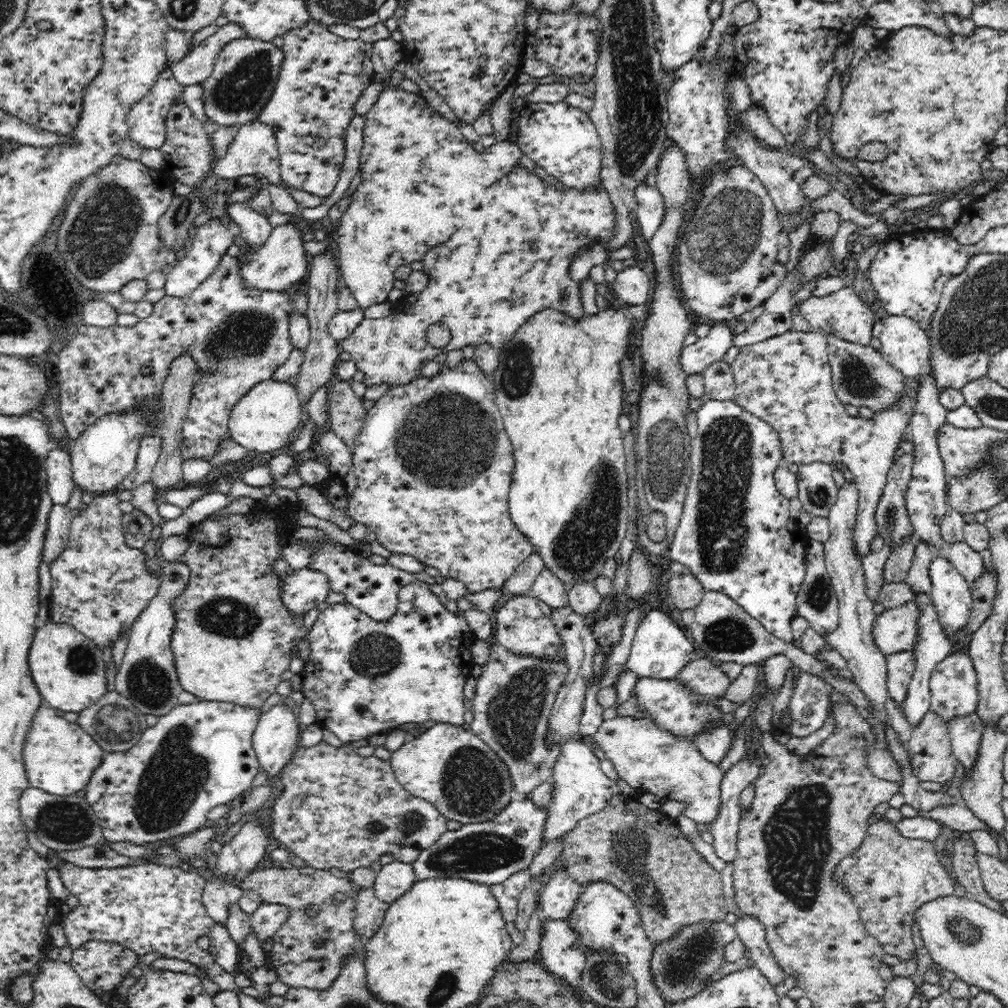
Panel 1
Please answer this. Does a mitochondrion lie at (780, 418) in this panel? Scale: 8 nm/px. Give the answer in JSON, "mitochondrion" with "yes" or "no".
{"mitochondrion":"no"}

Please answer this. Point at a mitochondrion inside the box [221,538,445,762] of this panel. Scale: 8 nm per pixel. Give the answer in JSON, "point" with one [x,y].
{"point":[377,654]}

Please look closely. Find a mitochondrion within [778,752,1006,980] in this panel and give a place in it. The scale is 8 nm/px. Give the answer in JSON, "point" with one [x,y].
{"point":[963,930]}

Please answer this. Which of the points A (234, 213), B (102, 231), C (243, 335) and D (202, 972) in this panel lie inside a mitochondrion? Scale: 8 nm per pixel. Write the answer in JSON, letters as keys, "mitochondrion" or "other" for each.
{"A":"other","B":"mitochondrion","C":"mitochondrion","D":"other"}

